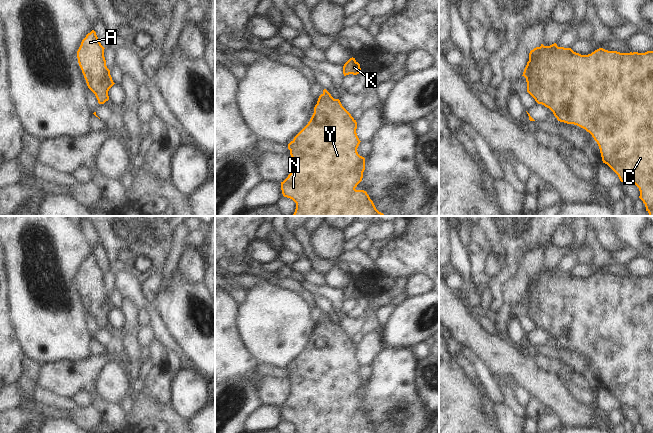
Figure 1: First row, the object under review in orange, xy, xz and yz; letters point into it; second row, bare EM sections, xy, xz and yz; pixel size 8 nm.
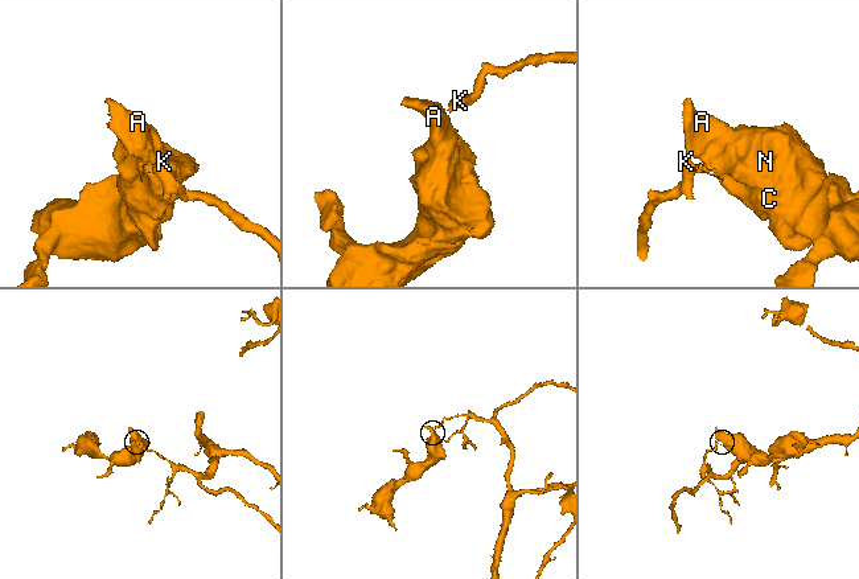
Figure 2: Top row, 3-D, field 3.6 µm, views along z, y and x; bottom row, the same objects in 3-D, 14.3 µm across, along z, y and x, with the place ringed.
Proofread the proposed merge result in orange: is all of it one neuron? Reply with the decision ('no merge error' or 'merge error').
merge error

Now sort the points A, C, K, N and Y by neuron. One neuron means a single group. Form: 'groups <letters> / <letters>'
groups A C N Y / K

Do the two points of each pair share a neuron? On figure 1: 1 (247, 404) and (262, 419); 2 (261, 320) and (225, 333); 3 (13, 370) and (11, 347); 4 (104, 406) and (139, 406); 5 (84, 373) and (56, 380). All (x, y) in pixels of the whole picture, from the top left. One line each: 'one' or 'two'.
1: two
2: two
3: one
4: two
5: one

